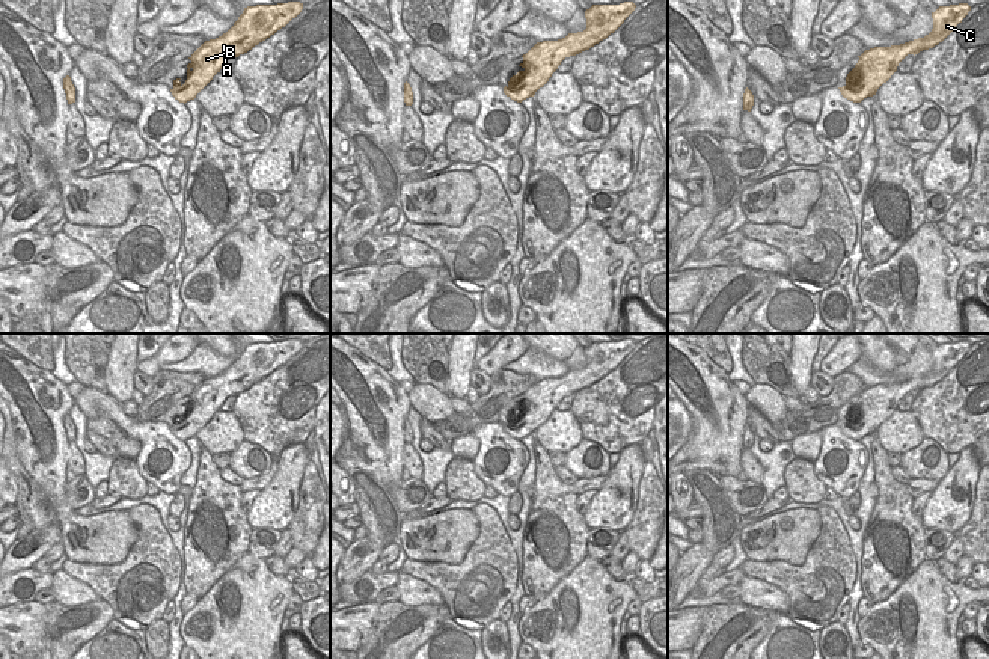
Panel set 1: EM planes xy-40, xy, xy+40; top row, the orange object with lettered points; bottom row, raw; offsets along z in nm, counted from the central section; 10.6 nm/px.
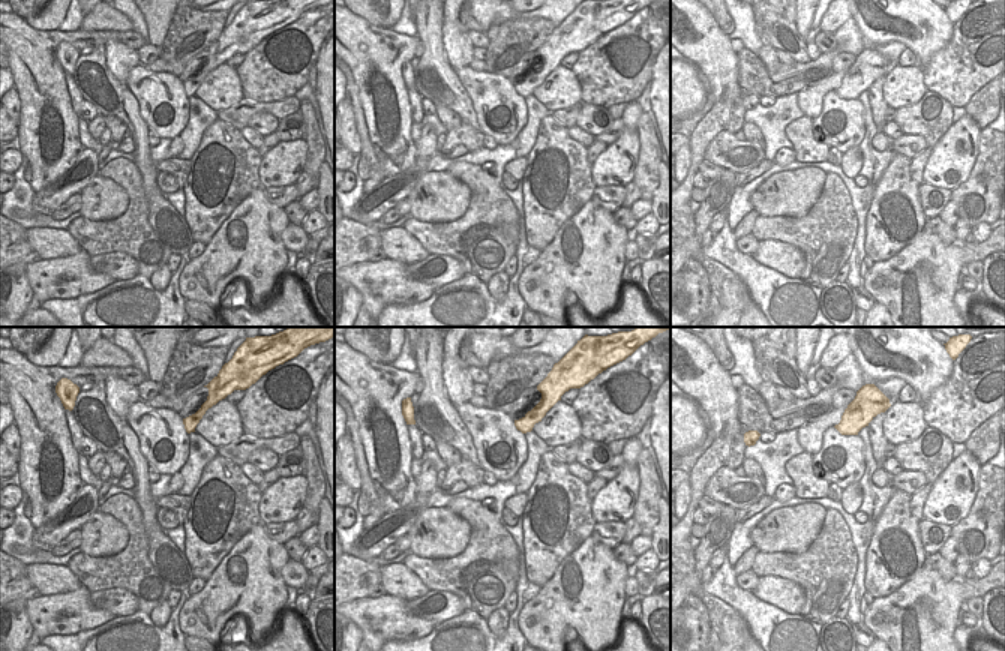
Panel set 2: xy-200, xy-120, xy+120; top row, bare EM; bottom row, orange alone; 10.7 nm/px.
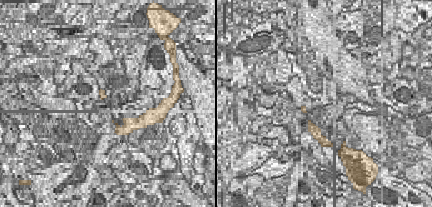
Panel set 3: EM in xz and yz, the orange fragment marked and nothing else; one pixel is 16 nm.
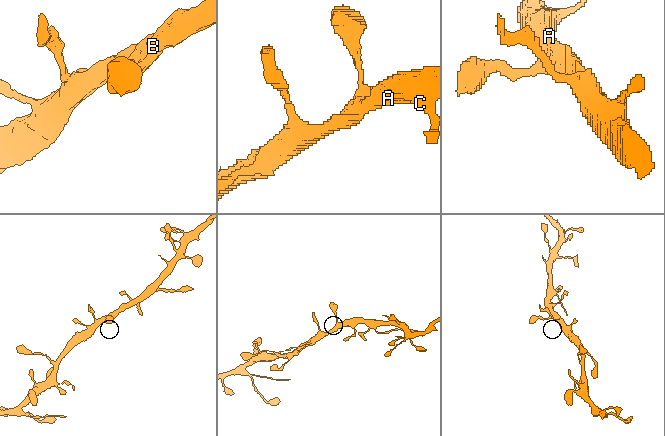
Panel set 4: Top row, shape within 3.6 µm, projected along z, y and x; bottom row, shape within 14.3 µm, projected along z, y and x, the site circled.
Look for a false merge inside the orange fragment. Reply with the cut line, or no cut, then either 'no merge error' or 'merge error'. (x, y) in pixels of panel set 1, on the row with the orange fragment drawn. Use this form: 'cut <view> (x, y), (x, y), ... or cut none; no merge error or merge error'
cut none; no merge error

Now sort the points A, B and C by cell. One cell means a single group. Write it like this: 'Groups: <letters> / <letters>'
Groups: A B C.

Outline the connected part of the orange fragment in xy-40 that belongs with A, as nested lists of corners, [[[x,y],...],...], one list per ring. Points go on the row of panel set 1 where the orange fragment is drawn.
[[[300,2],[277,5],[256,5],[244,8],[234,26],[216,39],[205,41],[188,59],[187,80],[182,84],[176,78],[170,89],[175,100],[187,103],[220,72],[223,63],[231,57],[247,53],[285,27],[303,9]]]

